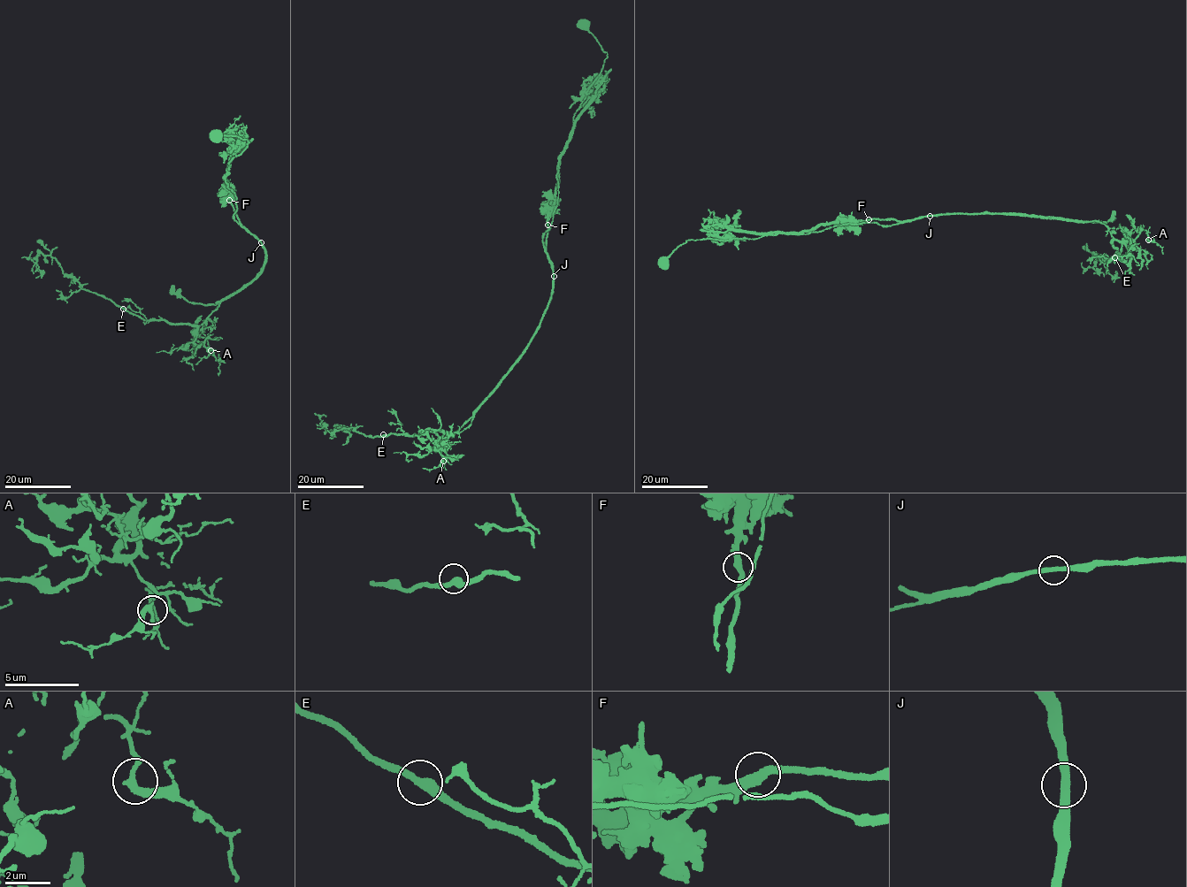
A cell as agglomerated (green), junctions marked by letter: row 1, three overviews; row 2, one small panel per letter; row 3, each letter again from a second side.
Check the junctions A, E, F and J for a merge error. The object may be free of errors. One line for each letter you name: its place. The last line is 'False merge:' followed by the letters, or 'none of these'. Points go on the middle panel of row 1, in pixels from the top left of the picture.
J: Place: (554, 276)
False merge: J

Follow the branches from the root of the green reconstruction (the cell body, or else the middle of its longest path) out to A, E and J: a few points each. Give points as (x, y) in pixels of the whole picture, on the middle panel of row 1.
A: (582, 23), (607, 57), (560, 160), (546, 248), (552, 298), (470, 423), (440, 439), (443, 461)
E: (582, 23), (607, 57), (574, 114), (560, 160), (546, 248), (553, 289), (539, 325), (463, 431), (383, 434)
J: (582, 23), (607, 52), (607, 57), (574, 114), (560, 160), (546, 248), (553, 276)

